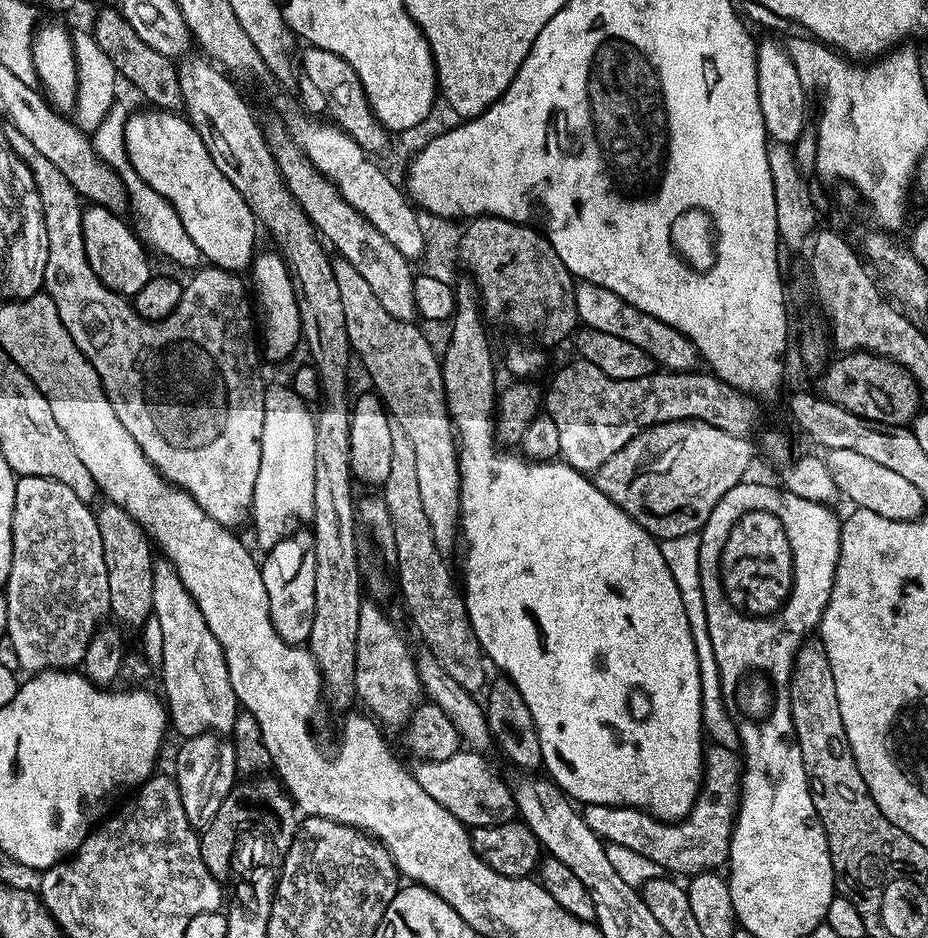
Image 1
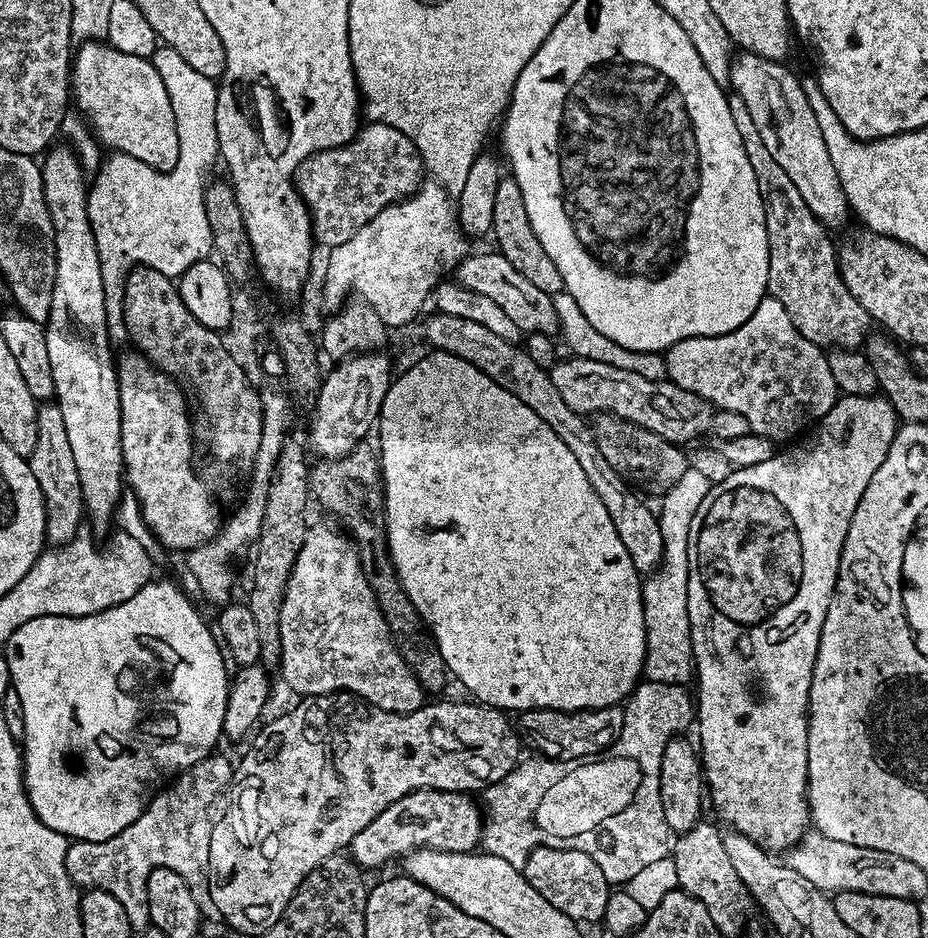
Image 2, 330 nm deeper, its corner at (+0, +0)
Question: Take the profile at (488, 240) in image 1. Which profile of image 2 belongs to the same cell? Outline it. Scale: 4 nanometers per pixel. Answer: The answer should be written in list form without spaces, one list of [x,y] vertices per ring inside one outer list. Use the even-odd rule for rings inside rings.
[[[501,178],[498,190],[495,191],[494,216],[491,239],[496,239],[495,247],[501,256],[510,262],[526,282],[538,286],[546,295],[553,297],[564,291],[562,274],[558,274],[558,266],[550,262],[550,254],[542,250],[542,242],[538,242],[538,234],[534,234],[534,226],[530,226],[530,214],[526,214],[526,202],[522,202],[522,190],[518,190],[518,182],[511,178]]]

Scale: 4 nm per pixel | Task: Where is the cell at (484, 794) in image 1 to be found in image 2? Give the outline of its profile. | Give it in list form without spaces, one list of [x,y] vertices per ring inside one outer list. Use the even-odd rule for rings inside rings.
[[[335,523],[307,525],[302,550],[298,550],[298,558],[294,562],[294,570],[286,582],[282,606],[280,607],[280,666],[279,675],[284,675],[284,680],[297,693],[297,697],[324,696],[327,692],[350,692],[353,696],[360,697],[365,704],[373,708],[386,710],[387,712],[413,712],[423,708],[426,703],[426,693],[421,688],[418,678],[410,670],[408,663],[402,658],[396,648],[396,641],[388,633],[386,618],[376,601],[376,595],[370,590],[370,582],[366,582],[366,574],[360,565],[360,556],[356,553],[356,546],[352,542],[351,535],[341,530]]]

